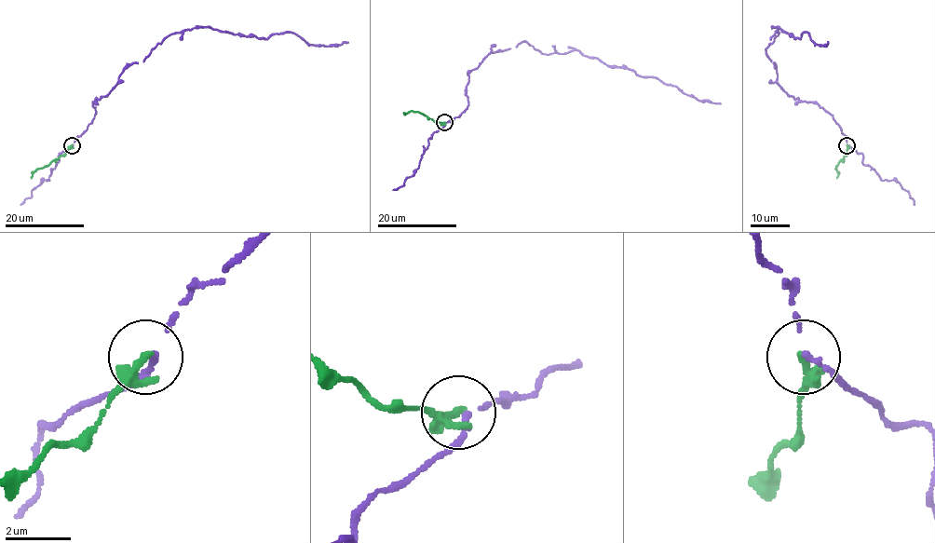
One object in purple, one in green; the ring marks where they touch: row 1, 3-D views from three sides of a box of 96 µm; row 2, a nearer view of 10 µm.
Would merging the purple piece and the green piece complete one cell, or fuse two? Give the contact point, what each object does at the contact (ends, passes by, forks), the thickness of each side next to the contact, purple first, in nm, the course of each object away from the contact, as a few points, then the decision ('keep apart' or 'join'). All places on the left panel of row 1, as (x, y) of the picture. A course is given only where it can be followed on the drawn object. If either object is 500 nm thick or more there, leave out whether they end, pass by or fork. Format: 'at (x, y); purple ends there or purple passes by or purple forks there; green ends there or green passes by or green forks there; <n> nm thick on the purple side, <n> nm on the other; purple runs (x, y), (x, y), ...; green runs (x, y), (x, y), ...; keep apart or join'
at (72, 145); purple passes by; green passes by; 130 nm thick on the purple side, 190 nm on the other; purple runs (72, 144), (94, 116), (96, 100), (170, 33), (209, 26), (258, 38), (291, 32), (313, 45), (347, 43); green runs (72, 144), (62, 155), (40, 168), (32, 178); keep apart

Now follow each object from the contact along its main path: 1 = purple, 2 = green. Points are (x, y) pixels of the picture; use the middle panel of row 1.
1: (444, 123), (467, 108), (468, 74), (491, 52), (521, 42), (543, 53), (575, 49), (720, 102)
2: (444, 123), (435, 122), (419, 112), (404, 112)

